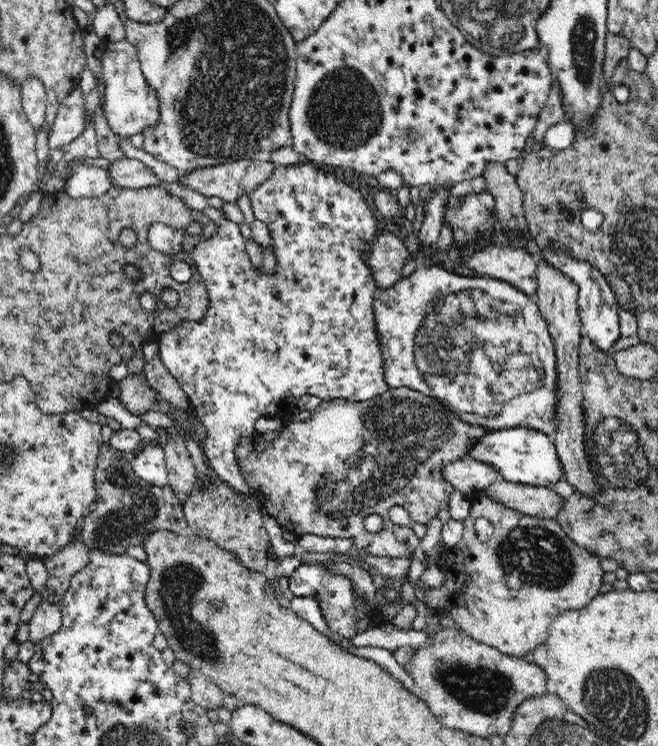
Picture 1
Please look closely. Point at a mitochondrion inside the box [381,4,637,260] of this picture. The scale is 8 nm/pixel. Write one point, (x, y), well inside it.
(584, 49)

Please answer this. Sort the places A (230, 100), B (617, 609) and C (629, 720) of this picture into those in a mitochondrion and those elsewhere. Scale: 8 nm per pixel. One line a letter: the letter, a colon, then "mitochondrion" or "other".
A: mitochondrion
B: other
C: mitochondrion

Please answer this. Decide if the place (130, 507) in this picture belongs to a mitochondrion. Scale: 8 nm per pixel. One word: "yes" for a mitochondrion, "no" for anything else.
yes

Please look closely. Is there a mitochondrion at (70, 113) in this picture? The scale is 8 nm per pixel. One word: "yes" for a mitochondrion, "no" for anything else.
no

